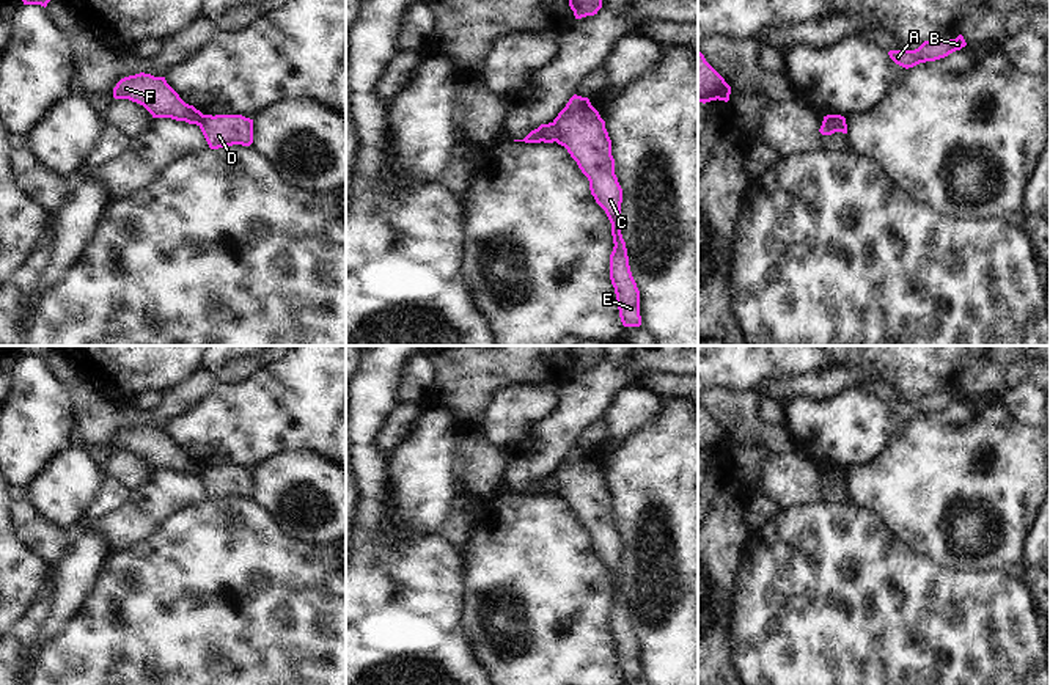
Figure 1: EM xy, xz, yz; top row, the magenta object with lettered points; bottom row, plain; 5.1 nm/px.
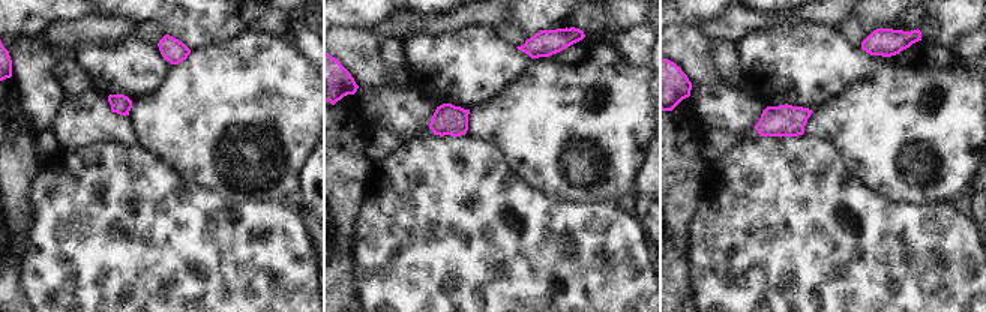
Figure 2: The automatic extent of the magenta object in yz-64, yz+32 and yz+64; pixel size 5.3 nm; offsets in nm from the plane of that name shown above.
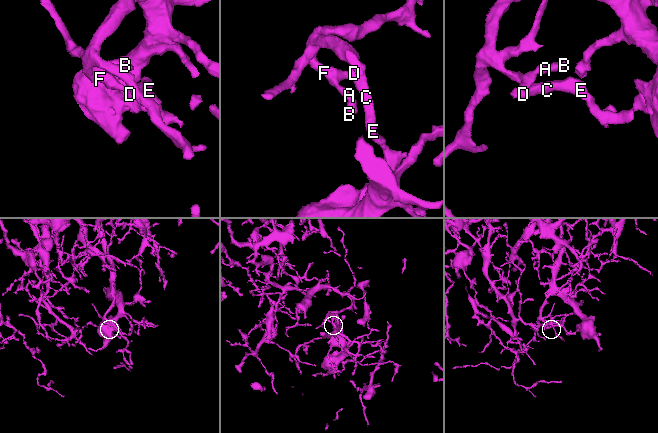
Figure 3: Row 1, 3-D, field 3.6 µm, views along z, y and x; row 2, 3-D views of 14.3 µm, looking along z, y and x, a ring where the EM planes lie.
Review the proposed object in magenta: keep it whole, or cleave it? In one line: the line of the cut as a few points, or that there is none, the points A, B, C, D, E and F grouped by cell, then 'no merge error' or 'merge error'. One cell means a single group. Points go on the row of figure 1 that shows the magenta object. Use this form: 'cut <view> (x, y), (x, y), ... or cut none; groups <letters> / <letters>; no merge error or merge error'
cut xz (552, 123), (555, 140); groups A B F / C D E; merge error

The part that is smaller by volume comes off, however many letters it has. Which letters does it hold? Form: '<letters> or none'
C, D, E

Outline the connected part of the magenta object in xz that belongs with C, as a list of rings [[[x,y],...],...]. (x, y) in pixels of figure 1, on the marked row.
[[[574,94],[553,119],[556,143],[564,146],[589,181],[596,203],[611,223],[613,251],[610,280],[624,327],[640,327],[640,291],[632,277],[626,242],[621,234],[622,189],[615,174],[611,140],[605,121],[588,97]]]

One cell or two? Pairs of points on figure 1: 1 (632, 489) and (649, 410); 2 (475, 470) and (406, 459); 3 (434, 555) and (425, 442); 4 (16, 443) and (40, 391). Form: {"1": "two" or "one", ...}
{"1": "two", "2": "two", "3": "two", "4": "one"}

